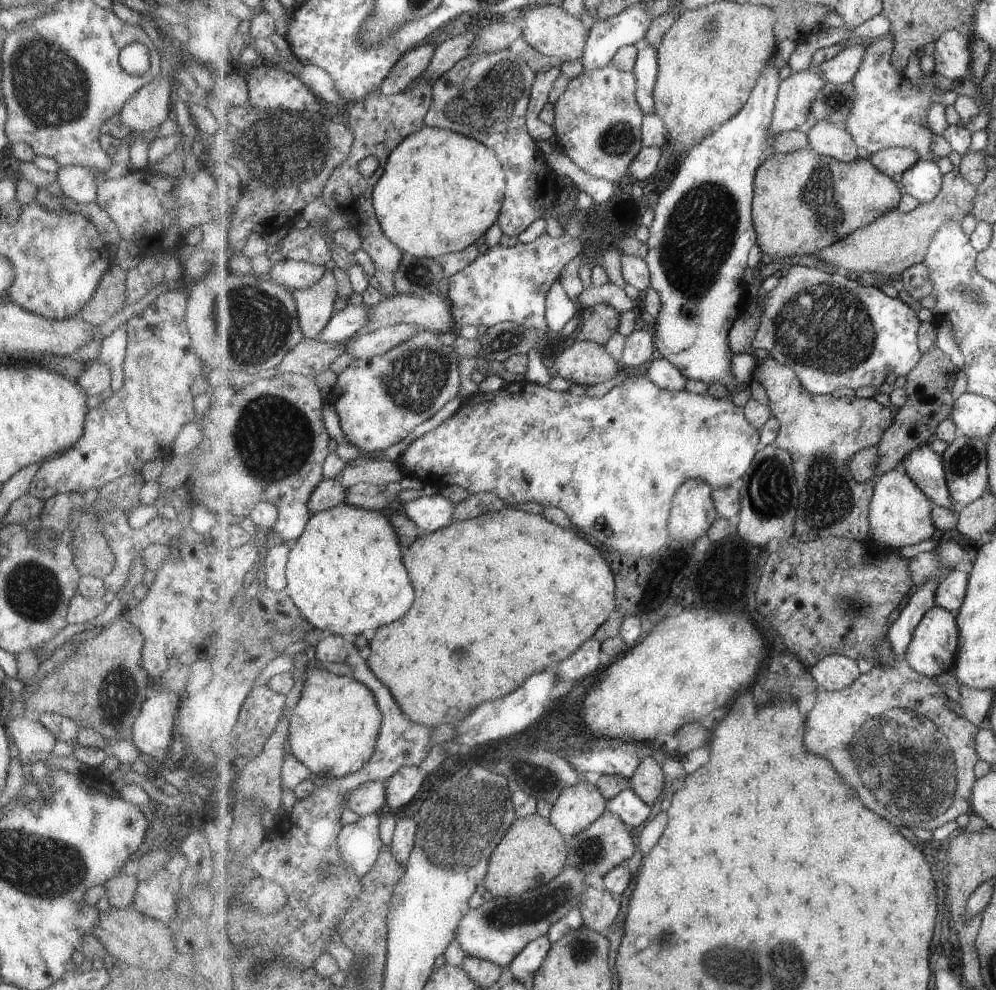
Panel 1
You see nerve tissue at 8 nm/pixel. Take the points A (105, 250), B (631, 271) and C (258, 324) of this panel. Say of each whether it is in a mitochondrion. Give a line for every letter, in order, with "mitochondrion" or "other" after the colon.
A: other
B: other
C: mitochondrion

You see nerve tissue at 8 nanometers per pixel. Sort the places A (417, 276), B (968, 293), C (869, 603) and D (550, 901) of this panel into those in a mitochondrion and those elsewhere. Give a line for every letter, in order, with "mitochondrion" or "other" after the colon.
A: mitochondrion
B: mitochondrion
C: mitochondrion
D: mitochondrion

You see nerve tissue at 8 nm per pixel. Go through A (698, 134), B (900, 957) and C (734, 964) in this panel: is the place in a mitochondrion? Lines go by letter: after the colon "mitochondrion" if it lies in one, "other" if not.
A: other
B: other
C: mitochondrion

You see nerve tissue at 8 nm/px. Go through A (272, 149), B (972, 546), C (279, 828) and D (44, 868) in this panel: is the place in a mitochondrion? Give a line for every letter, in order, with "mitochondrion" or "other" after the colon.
A: mitochondrion
B: other
C: other
D: mitochondrion

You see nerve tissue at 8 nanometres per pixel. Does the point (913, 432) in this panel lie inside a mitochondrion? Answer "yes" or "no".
no

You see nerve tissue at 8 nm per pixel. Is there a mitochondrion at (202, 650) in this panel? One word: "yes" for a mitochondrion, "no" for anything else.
no

